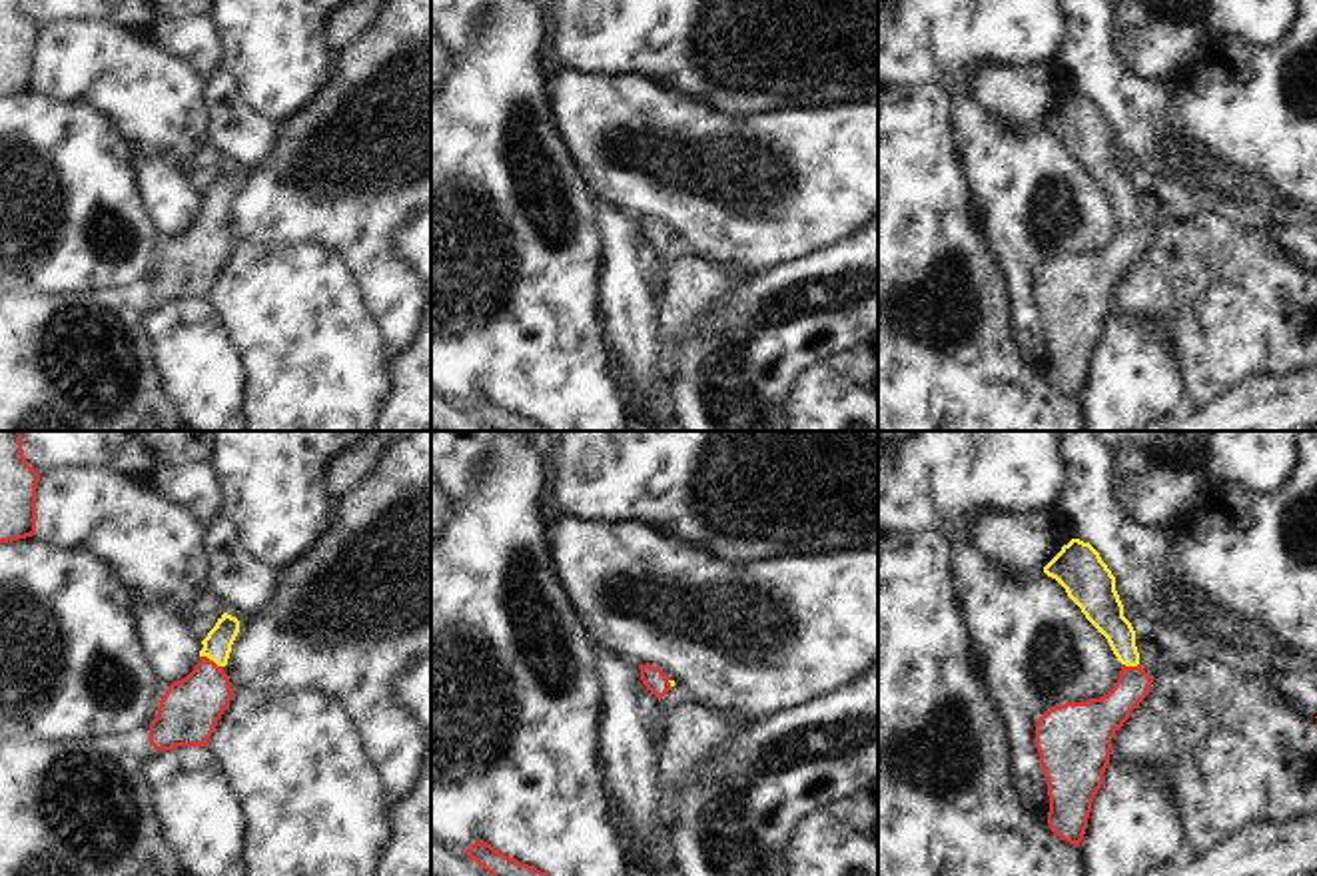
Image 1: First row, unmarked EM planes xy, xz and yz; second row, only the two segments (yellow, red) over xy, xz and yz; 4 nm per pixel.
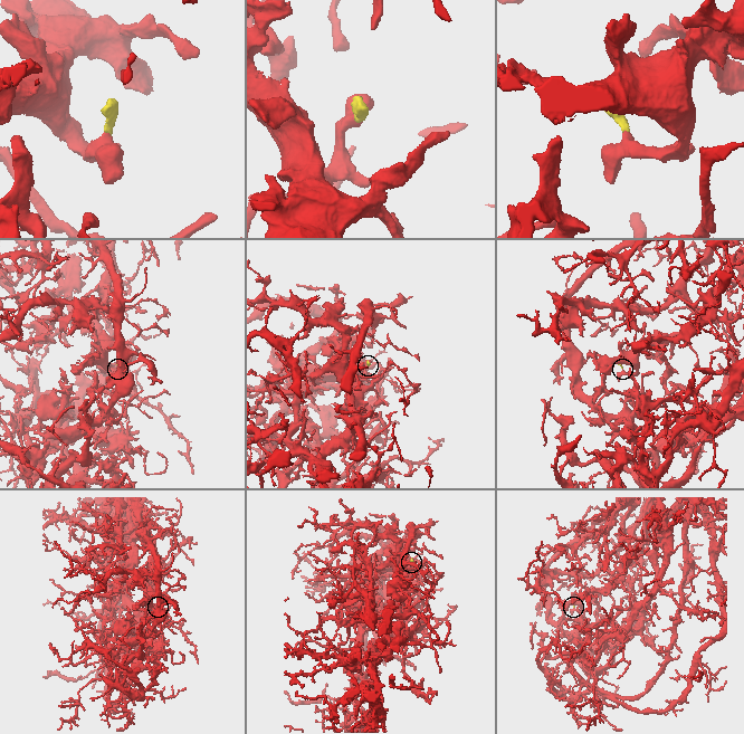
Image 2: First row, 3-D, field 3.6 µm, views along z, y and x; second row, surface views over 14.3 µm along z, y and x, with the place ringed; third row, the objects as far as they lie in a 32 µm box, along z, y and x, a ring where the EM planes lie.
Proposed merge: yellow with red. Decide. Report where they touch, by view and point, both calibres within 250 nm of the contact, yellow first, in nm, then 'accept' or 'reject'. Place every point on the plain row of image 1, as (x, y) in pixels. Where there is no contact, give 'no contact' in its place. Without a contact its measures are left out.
contact xy (212, 212); calibres 110 and 240 nm; accept

